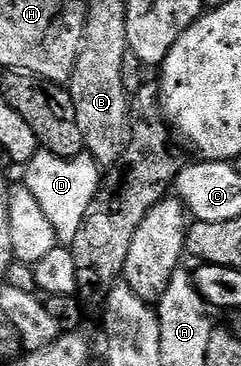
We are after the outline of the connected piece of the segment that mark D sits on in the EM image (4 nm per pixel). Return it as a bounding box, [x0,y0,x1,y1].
[23,149,102,246]

